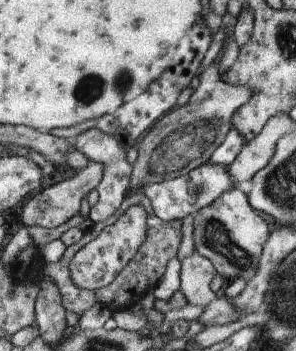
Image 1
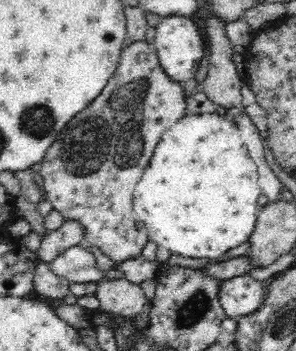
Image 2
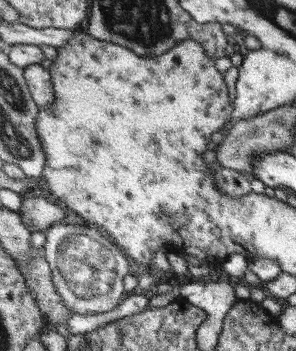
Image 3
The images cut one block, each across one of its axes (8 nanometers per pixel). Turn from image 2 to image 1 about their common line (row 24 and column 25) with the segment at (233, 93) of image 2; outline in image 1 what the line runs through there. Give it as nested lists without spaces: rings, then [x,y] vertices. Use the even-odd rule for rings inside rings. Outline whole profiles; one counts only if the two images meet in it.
[[[91,162],[83,172],[75,174],[73,178],[65,178],[63,182],[57,182],[49,188],[41,190],[39,194],[33,194],[27,200],[27,204],[23,206],[23,224],[25,226],[41,226],[47,230],[69,224],[71,220],[75,220],[77,214],[81,214],[83,200],[89,196],[89,192],[99,190],[99,184],[103,178],[105,178],[105,166]]]

